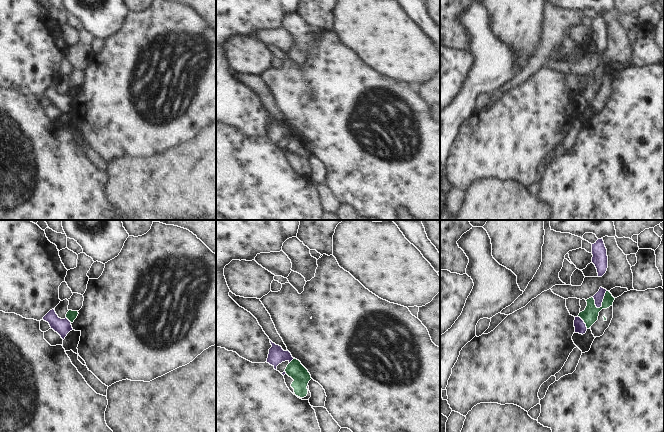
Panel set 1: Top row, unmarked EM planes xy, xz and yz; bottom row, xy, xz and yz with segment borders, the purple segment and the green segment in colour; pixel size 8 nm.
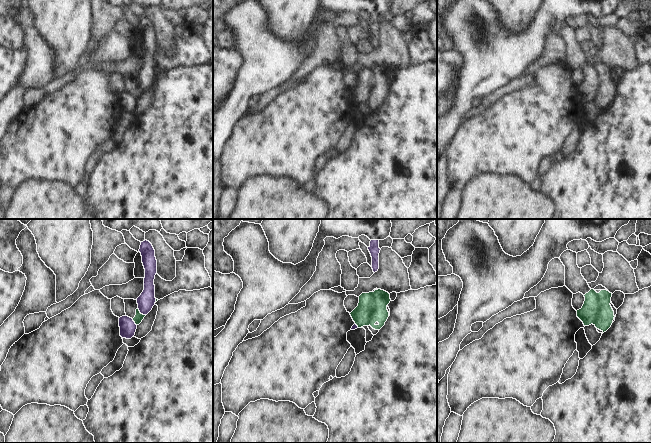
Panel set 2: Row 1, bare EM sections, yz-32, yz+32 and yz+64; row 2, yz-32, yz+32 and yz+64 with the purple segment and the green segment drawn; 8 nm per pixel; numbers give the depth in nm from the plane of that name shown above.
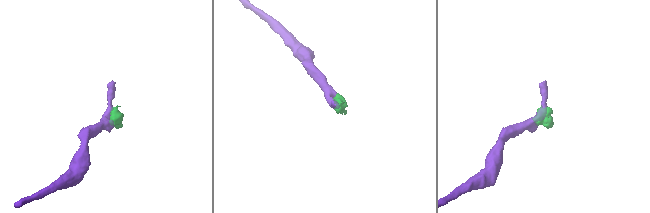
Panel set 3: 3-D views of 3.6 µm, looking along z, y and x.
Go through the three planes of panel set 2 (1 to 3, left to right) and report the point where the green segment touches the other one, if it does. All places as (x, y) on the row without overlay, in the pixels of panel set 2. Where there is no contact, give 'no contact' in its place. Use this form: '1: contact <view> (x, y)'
1: contact yz-32 (141, 89)
2: contact yz+32 (356, 101)
3: no contact

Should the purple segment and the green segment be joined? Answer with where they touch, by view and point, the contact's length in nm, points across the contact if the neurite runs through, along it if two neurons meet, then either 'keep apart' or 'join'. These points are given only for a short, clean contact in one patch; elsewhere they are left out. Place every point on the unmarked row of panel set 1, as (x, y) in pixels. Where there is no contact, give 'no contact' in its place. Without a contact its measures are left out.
yz (602, 76) | 170 nm | along yz (606, 66), (602, 80), (597, 84) | keep apart

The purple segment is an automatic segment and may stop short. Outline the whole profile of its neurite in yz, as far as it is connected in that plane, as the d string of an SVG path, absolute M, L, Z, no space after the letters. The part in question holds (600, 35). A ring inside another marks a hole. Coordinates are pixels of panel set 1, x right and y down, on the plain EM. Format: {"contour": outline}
{"contour": "M550 0L551 6L583 13L585 9L593 9L598 16L592 20L592 39L595 41L598 53L602 53L608 44L607 25L603 13L615 13L614 0Z"}

